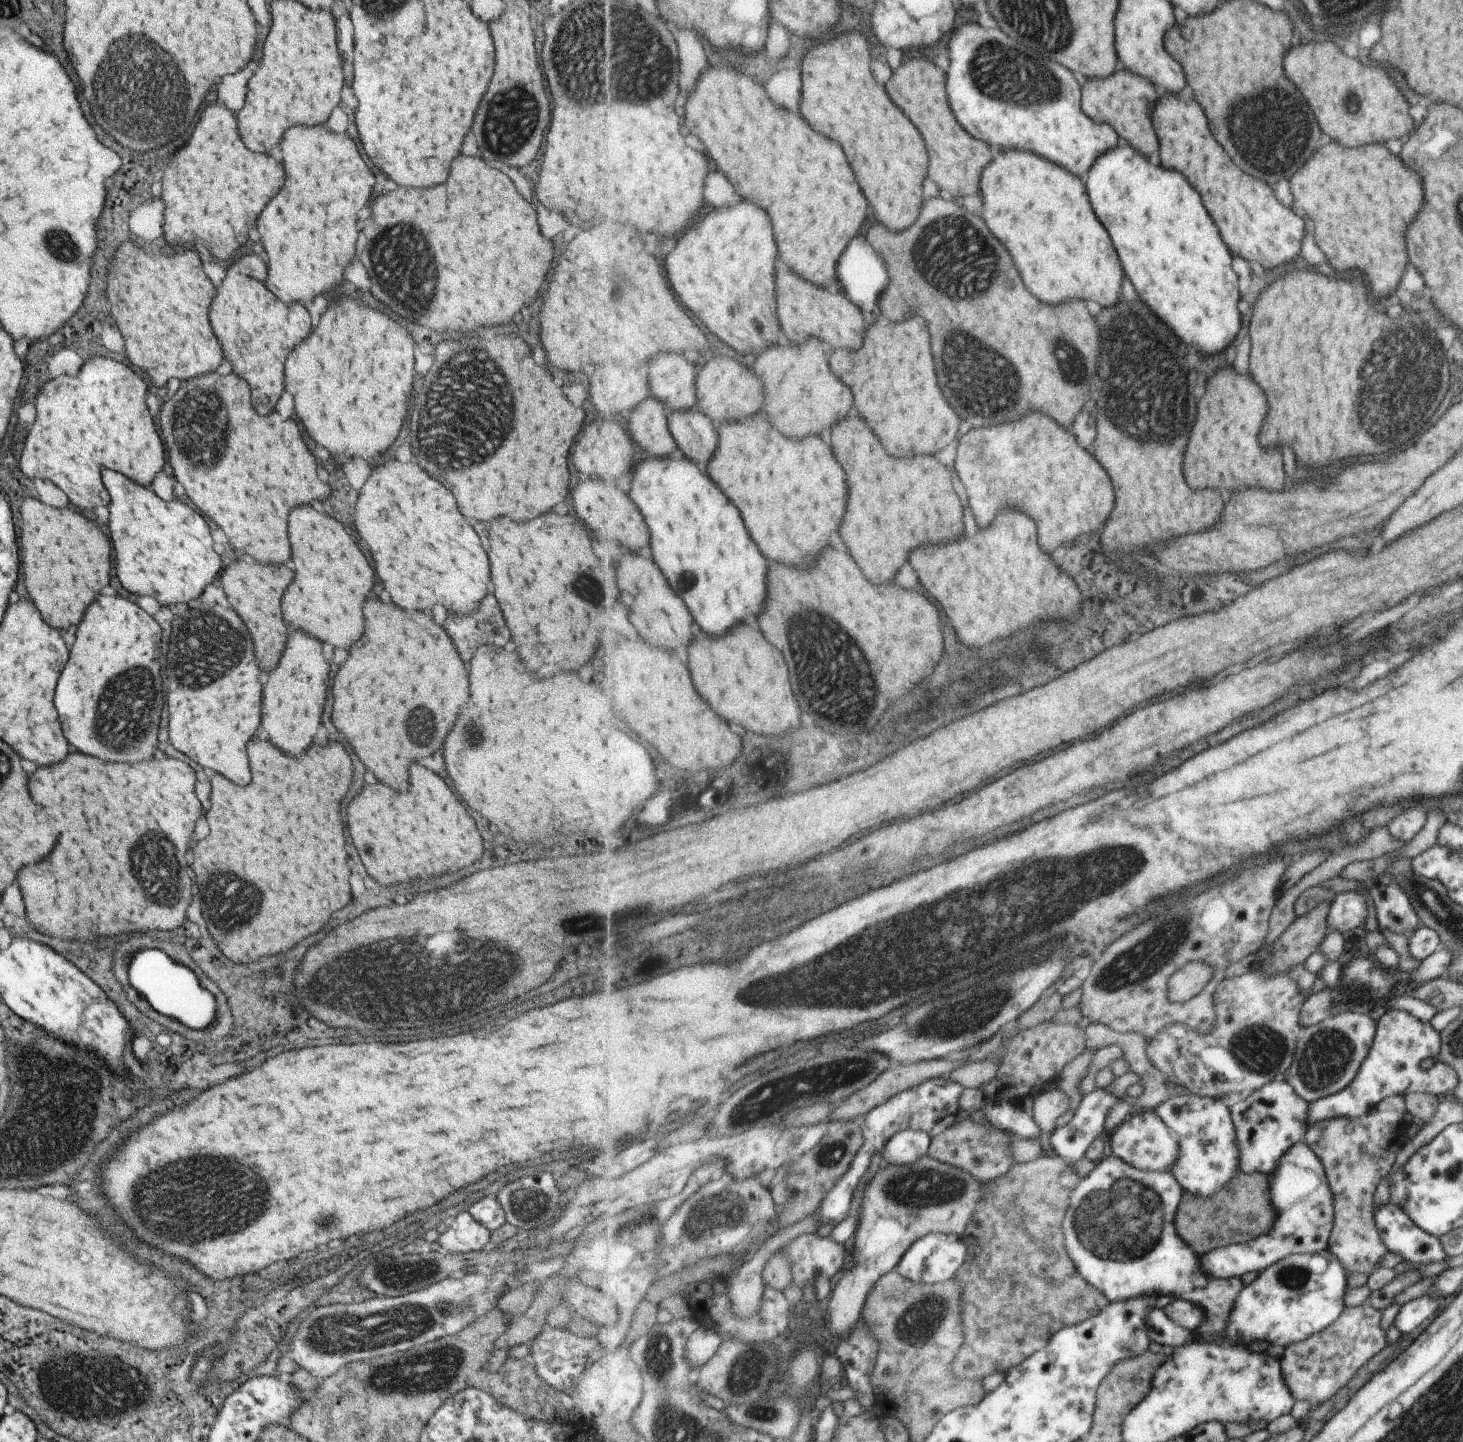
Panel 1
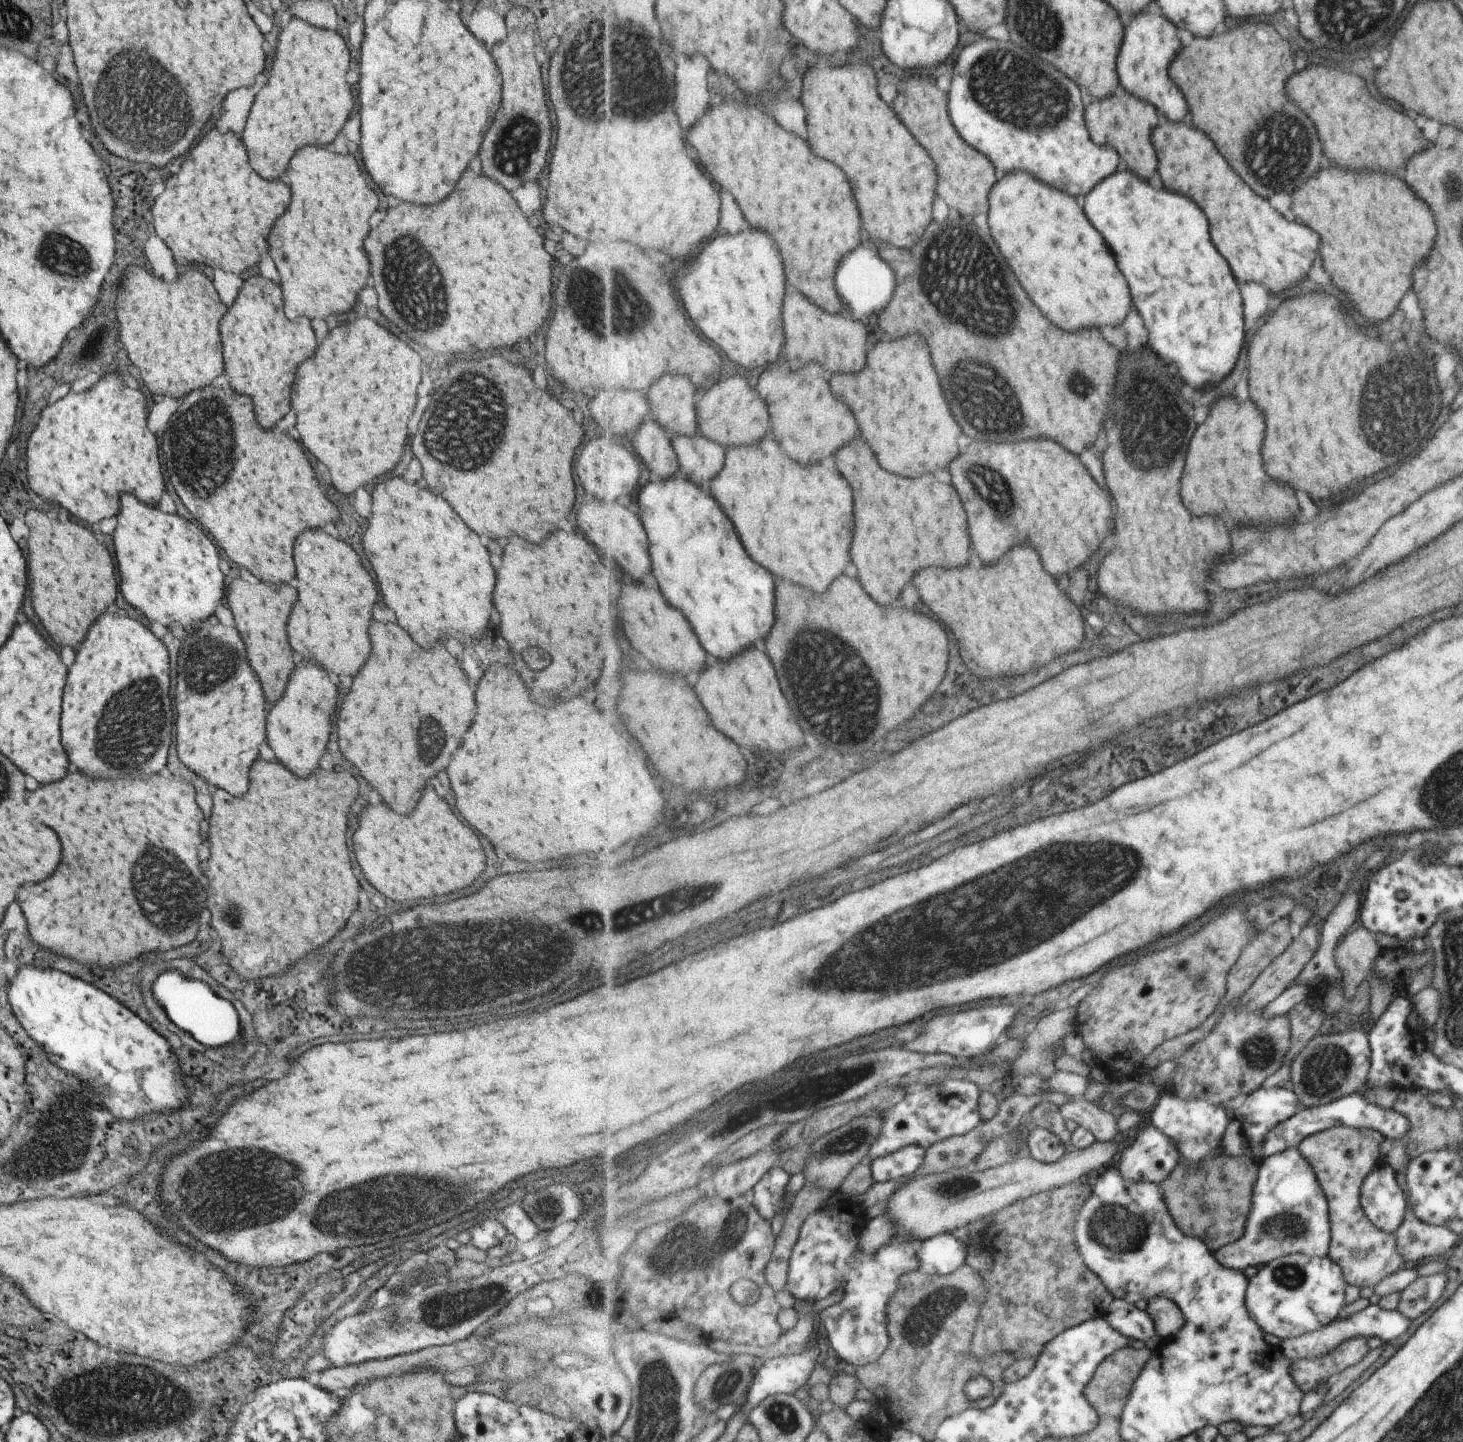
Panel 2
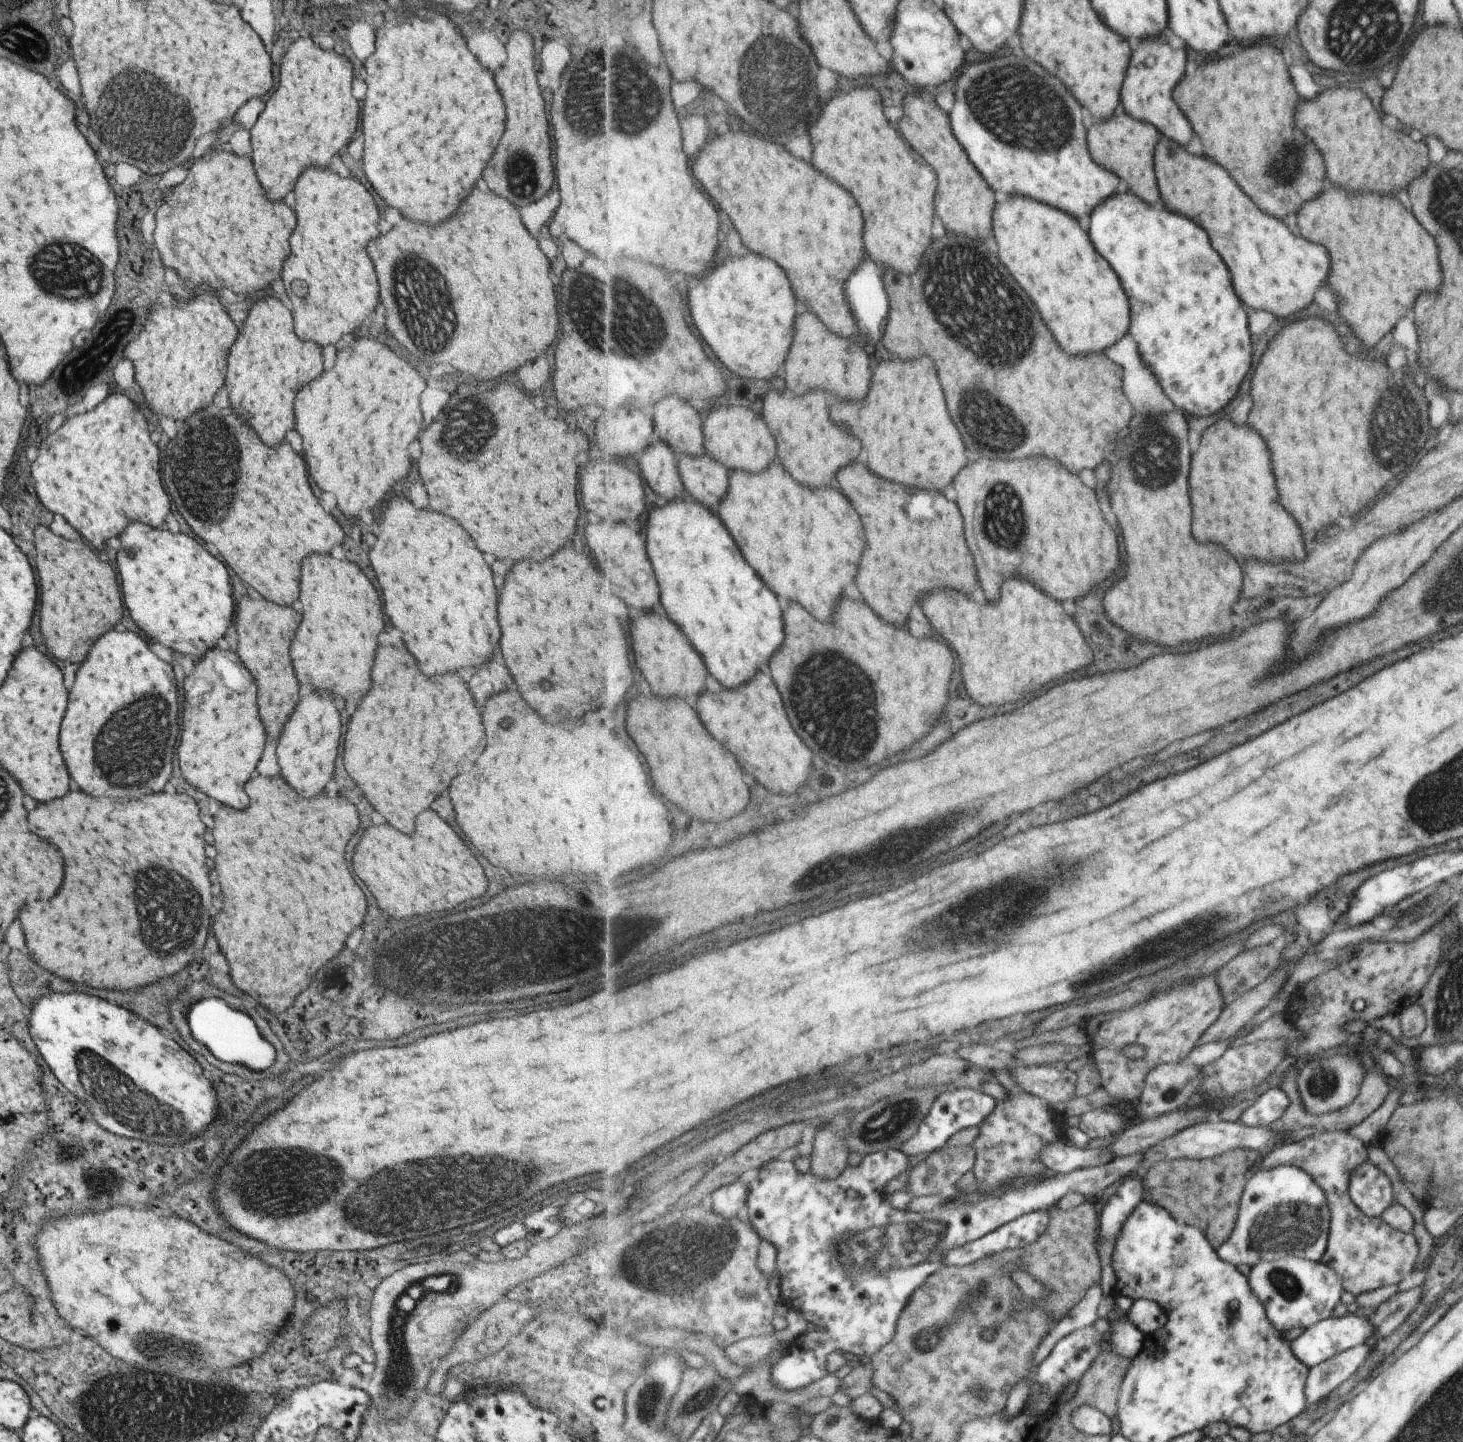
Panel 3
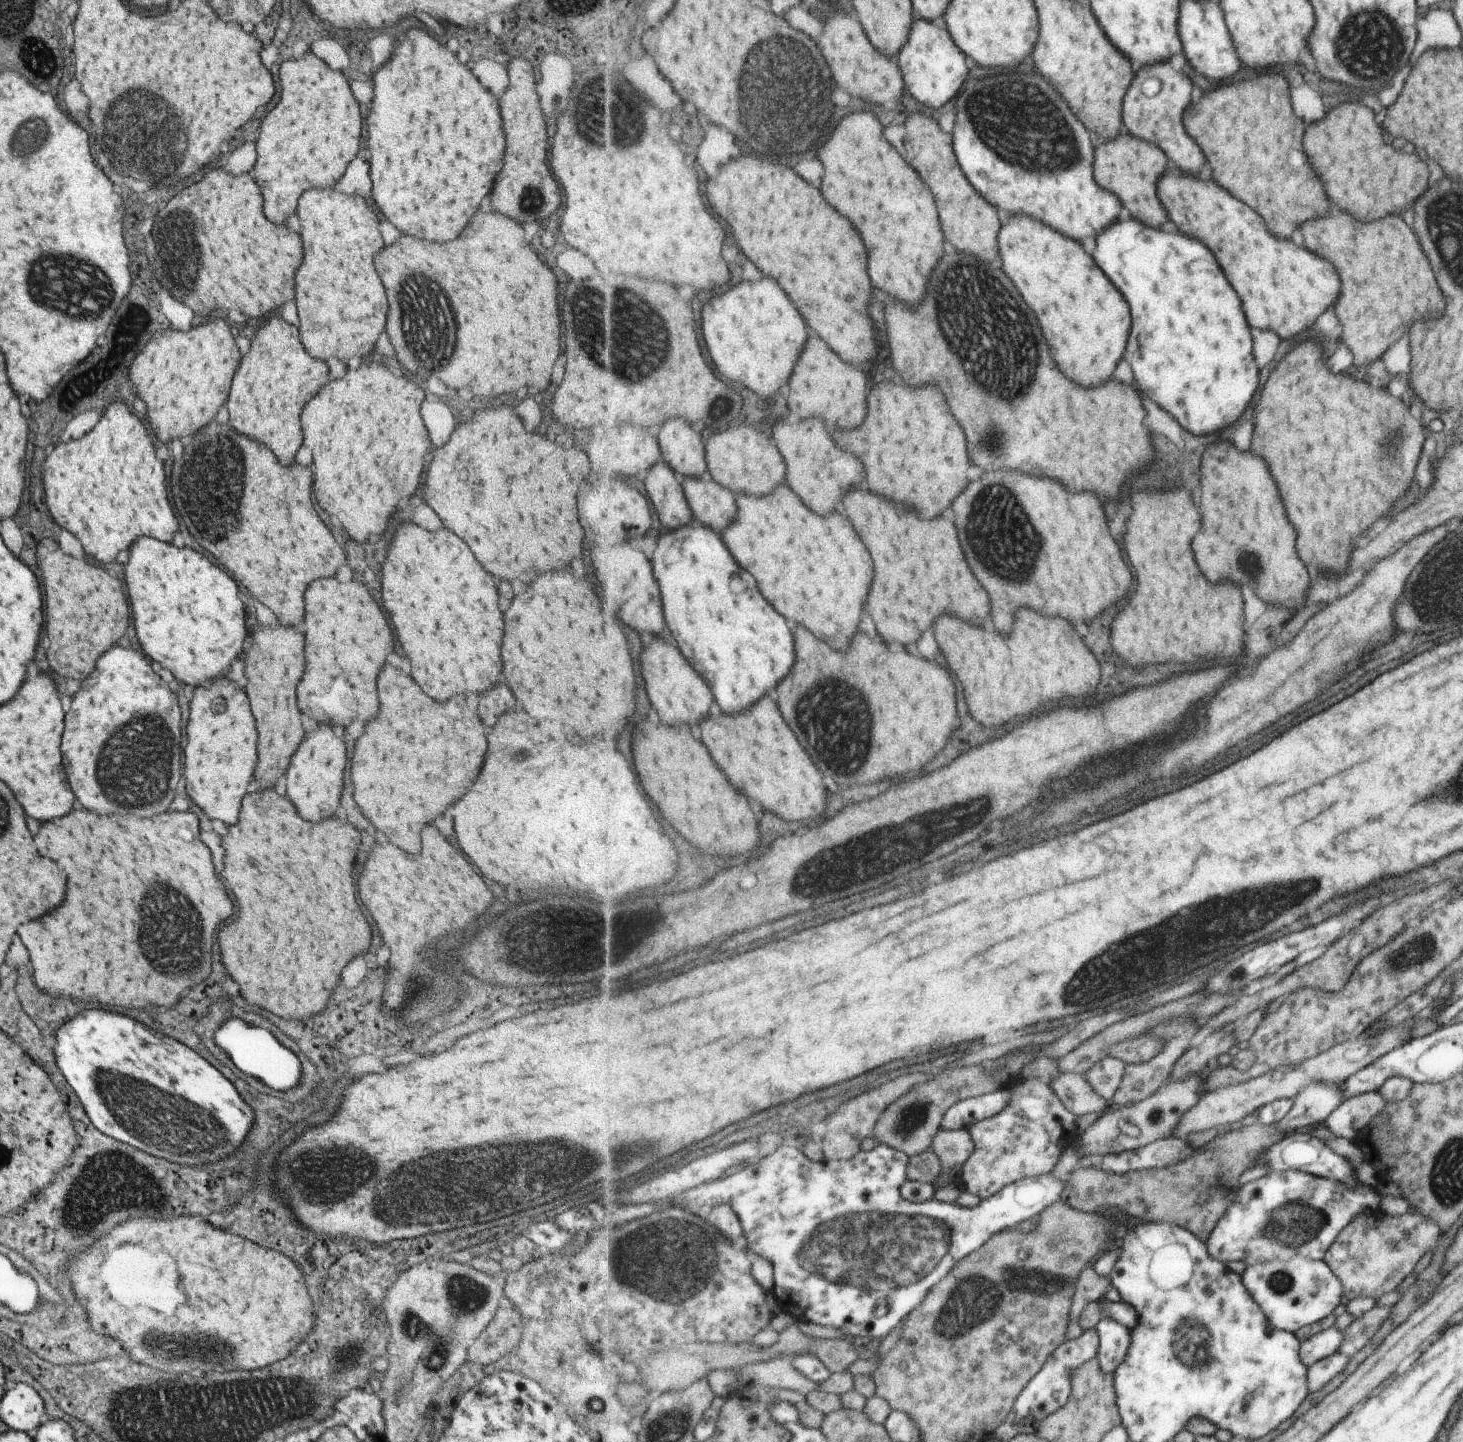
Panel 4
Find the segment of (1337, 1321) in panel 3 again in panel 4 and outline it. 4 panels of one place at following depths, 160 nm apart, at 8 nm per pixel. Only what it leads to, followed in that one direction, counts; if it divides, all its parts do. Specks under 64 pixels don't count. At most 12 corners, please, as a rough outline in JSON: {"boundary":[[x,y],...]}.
{"boundary":[[1331,1326],[1305,1339],[1299,1350],[1310,1364],[1335,1353],[1340,1332]]}

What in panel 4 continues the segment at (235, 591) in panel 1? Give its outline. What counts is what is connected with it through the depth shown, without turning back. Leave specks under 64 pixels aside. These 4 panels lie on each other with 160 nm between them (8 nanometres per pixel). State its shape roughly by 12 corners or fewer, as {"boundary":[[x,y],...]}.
{"boundary":[[248,634],[242,662],[257,734],[271,788],[304,739],[295,702],[303,636]]}

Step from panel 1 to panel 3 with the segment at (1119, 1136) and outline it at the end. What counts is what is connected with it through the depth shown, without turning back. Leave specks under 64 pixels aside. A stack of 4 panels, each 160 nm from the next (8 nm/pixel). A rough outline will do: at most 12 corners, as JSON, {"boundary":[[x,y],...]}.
{"boundary":[[1143,1172],[1100,1208],[1101,1288],[1111,1296],[1113,1255],[1127,1219],[1144,1200]]}

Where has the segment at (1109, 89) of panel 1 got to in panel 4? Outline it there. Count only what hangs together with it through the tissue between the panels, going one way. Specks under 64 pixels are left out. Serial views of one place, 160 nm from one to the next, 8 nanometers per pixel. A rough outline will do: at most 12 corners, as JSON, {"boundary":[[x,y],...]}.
{"boundary":[[1124,131],[1097,146],[1094,177],[1127,215],[1161,228],[1162,148]]}

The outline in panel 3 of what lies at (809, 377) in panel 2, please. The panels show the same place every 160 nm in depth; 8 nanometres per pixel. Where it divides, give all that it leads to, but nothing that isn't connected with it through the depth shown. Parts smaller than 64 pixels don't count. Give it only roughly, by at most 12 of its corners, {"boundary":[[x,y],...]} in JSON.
{"boundary":[[769,390],[761,416],[807,488],[827,488],[861,444],[827,394]]}

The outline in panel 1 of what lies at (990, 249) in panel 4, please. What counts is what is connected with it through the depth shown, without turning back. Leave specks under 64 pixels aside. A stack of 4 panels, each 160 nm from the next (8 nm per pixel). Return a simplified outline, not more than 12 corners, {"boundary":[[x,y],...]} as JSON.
{"boundary":[[913,56],[887,84],[923,132],[929,178],[981,192],[993,148],[954,115],[947,73]]}

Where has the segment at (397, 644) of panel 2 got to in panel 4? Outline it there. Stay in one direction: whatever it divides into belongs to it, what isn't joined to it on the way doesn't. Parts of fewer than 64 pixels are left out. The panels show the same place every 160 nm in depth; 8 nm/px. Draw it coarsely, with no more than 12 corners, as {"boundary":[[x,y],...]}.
{"boundary":[[389,664],[353,798],[417,856],[477,778],[483,726]]}

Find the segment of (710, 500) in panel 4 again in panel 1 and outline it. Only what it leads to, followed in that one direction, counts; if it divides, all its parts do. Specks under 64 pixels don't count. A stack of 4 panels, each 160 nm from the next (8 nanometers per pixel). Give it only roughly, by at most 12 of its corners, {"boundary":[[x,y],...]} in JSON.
{"boundary":[[695,408],[669,413],[680,453],[703,473],[720,434],[711,417]]}

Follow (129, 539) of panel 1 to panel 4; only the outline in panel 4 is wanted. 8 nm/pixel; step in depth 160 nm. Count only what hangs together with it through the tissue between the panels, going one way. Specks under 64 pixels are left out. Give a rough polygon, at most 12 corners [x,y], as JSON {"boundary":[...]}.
{"boundary":[[139,538],[125,586],[143,654],[177,682],[225,676],[249,633],[237,586]]}

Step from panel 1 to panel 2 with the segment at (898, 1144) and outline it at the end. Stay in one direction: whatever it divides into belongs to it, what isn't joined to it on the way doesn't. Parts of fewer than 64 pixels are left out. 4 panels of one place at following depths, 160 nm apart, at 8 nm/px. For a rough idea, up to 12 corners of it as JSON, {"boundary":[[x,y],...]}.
{"boundary":[[909,1145],[870,1163],[875,1183],[911,1176],[926,1148]]}

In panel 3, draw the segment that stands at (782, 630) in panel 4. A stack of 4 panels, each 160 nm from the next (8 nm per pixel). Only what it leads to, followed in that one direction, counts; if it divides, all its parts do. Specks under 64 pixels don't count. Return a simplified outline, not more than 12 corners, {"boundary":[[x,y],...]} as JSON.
{"boundary":[[717,511],[649,518],[667,614],[725,688],[785,640]]}

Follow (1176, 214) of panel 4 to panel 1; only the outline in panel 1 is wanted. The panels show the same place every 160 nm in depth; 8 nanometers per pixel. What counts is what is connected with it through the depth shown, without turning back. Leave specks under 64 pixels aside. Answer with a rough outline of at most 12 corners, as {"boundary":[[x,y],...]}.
{"boundary":[[1159,98],[1163,166],[1181,172],[1233,254],[1297,256],[1303,220],[1245,174],[1195,100]]}

